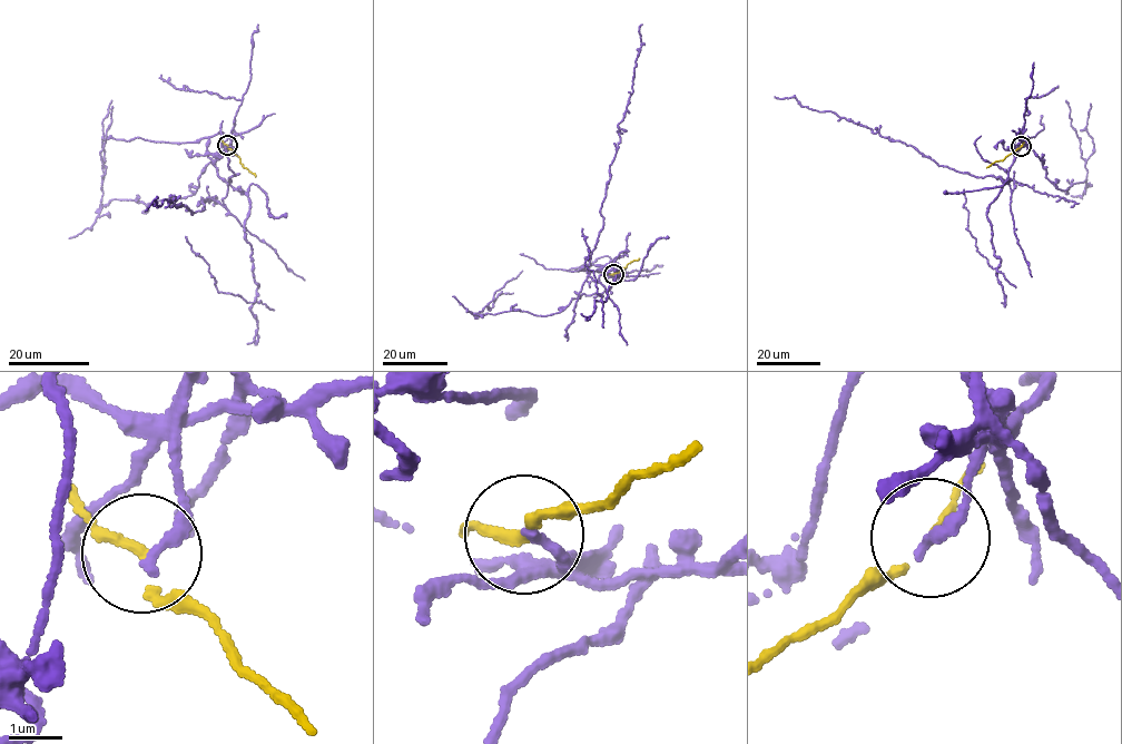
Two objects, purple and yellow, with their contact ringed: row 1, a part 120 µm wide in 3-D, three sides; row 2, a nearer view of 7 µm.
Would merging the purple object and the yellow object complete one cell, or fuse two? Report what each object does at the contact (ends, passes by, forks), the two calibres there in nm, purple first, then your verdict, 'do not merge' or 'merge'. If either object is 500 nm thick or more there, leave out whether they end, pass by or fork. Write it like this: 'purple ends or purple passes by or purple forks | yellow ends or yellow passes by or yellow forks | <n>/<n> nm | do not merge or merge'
purple ends | yellow passes by | 220/150 nm | do not merge

